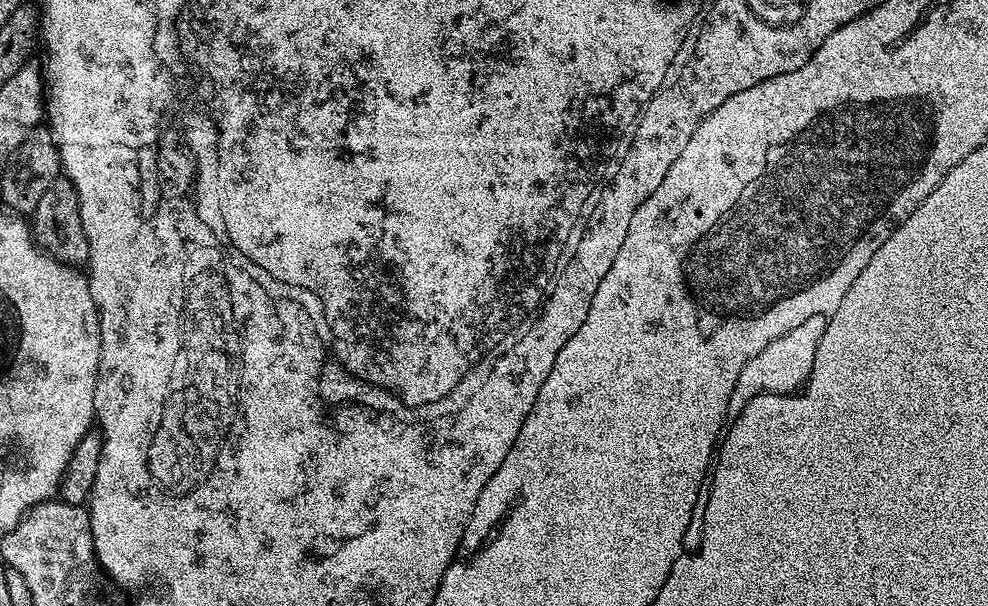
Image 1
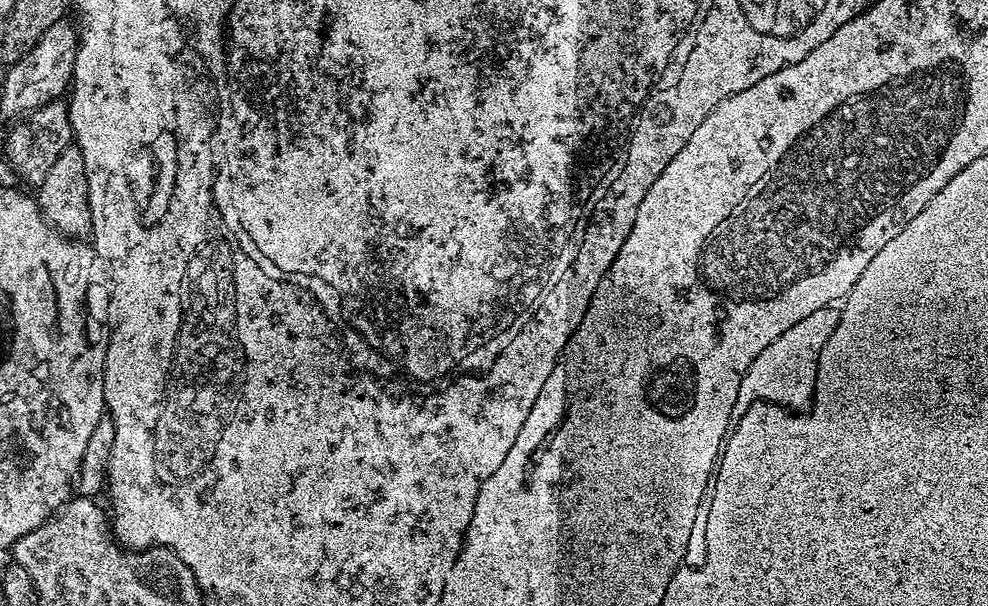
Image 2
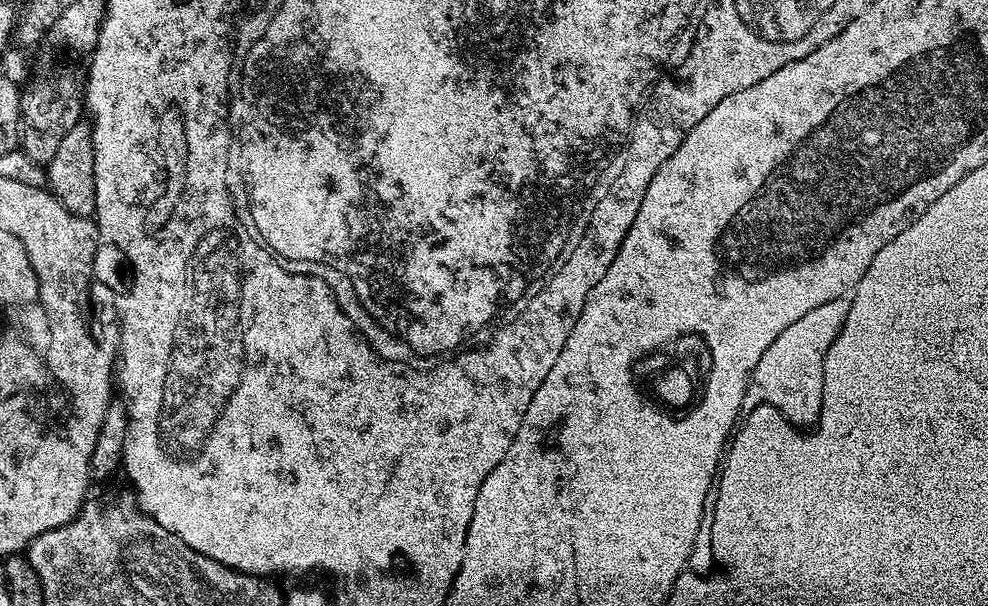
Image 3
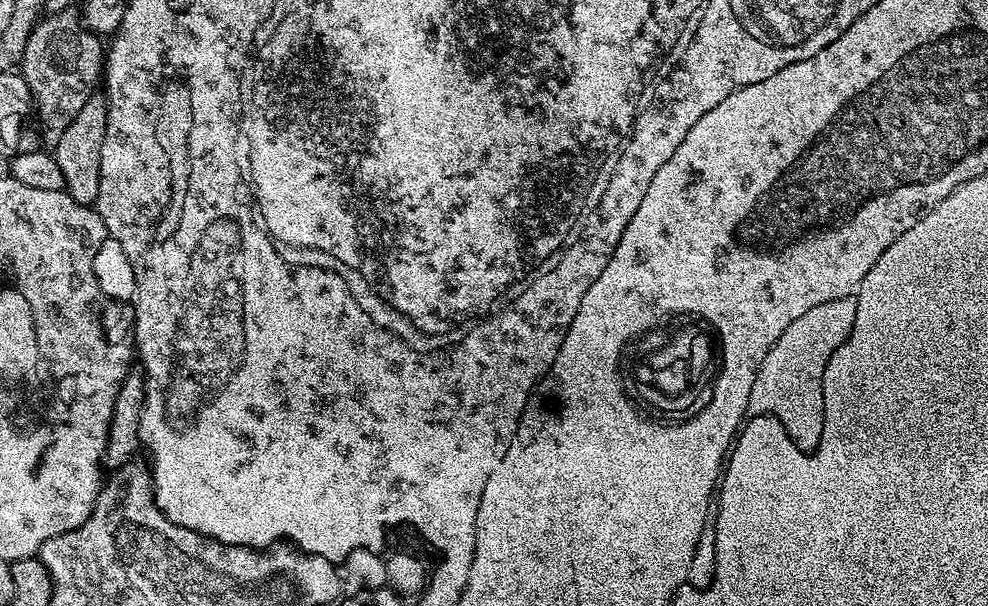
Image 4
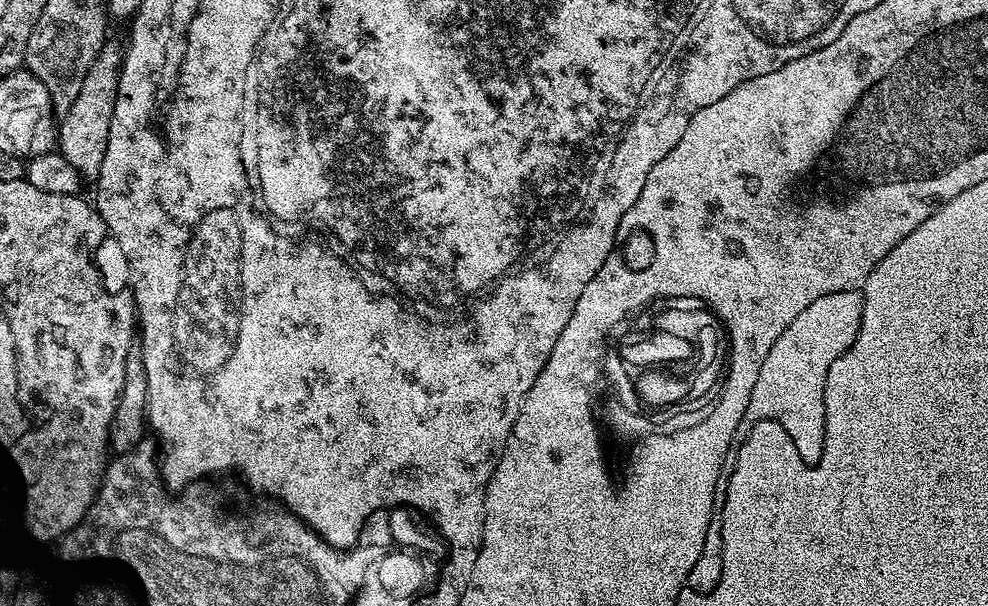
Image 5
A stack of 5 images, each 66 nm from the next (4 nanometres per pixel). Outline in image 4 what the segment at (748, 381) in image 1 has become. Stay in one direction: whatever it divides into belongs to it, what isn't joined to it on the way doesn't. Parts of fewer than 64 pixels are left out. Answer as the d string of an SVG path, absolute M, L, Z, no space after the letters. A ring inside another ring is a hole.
M852 296L834 298L834 302L822 302L814 310L806 310L802 318L788 322L782 330L782 338L770 346L770 354L762 358L762 366L752 383L750 402L746 409L749 417L773 416L799 444L804 452L818 450L823 444L822 433L826 426L826 398L824 397L824 375L830 354L850 334L854 326L856 301Z

